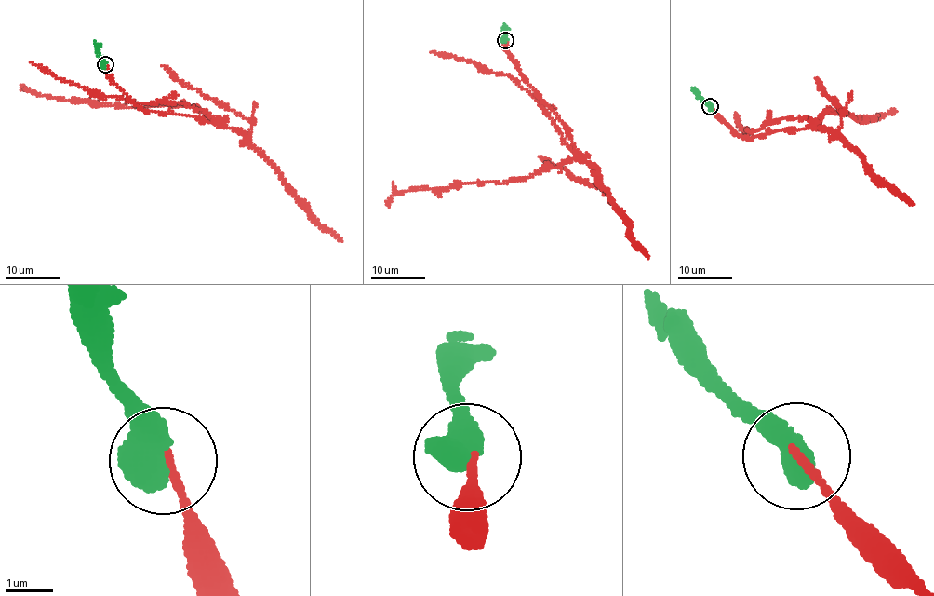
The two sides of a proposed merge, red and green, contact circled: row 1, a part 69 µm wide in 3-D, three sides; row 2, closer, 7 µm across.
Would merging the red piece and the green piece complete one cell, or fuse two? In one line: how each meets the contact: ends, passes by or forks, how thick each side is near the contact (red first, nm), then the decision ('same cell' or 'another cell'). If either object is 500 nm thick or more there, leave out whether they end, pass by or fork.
150 nm thick on the red side, 750 nm on the other; same cell

